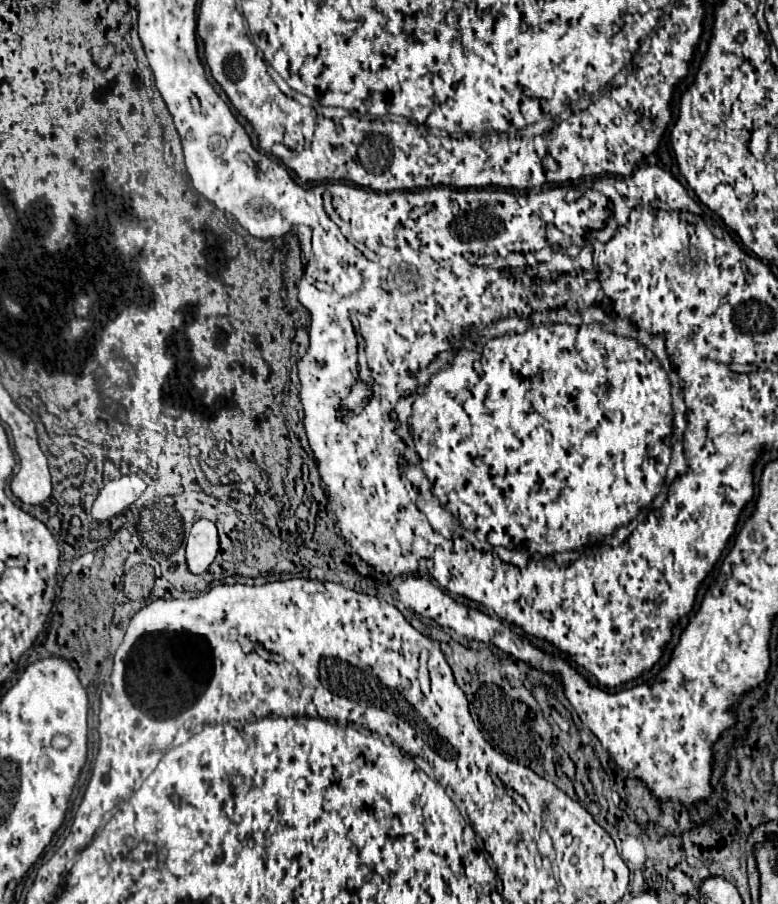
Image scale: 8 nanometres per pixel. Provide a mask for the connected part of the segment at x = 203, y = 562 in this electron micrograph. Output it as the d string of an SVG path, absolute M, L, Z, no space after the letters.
M197 520L187 538L187 566L193 574L207 572L219 552L219 532L211 520Z

